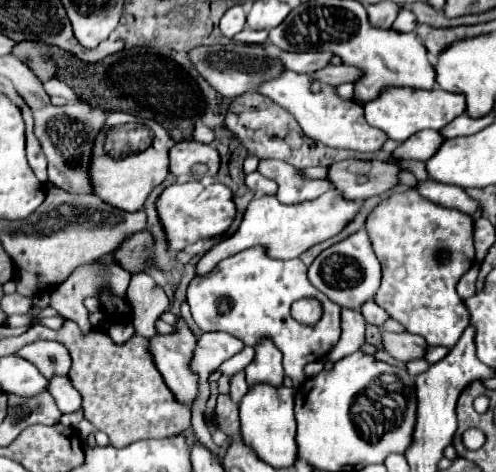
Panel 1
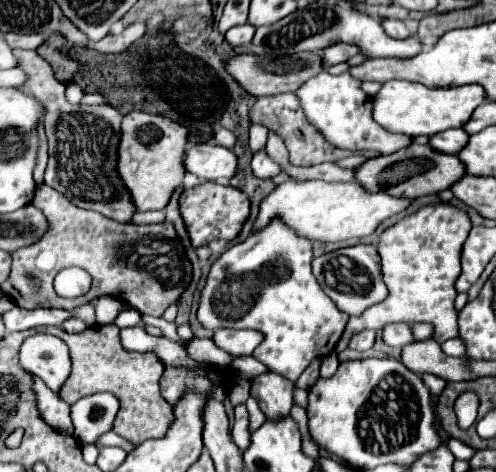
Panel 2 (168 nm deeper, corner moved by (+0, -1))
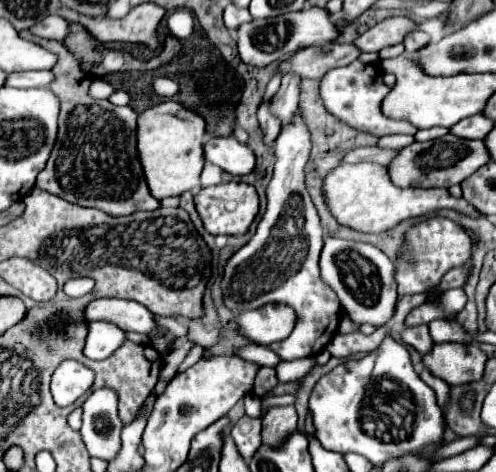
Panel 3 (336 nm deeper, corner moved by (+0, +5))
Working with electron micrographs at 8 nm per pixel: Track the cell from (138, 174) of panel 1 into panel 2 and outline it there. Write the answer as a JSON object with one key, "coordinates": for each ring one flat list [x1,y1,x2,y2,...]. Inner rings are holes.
{"coordinates":[[131,112,123,118,123,136,119,144,119,174,125,182,125,186,139,212,145,210,163,210,175,192,177,186,181,186,185,176,185,144,187,144,189,130,183,124,177,124,165,116,155,116,147,112],[153,126,157,128,157,136,145,144,139,138,141,128]]}

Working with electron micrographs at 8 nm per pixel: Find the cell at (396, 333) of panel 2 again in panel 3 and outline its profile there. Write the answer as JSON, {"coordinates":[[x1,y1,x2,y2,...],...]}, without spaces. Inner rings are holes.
{"coordinates":[[425,324,403,328,403,332,401,332,401,340,403,340,405,344,413,346,419,354,429,352,429,350,431,350,431,346,433,346,433,340,431,340,429,330,427,330,427,326,425,326]]}

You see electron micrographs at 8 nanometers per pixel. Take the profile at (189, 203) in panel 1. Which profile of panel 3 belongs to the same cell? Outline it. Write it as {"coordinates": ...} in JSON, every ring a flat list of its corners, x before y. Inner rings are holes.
{"coordinates":[[227,182,199,190,195,196,195,208,209,234,245,234,259,212,259,196,253,186,245,182]]}

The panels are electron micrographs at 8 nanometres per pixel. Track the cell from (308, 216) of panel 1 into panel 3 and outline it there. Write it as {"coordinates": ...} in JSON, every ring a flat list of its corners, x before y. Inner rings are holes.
{"coordinates":[[369,162,343,164,343,166,329,170,327,176,323,178,321,190,323,190,323,198,325,198,325,204,331,212,331,216,339,224,349,226,363,234,381,234,405,218,423,216,423,214,439,210,439,208,453,208,453,210,465,212,469,216,477,214,477,210,471,204,467,204,463,198,461,200,453,198,445,188,431,188,431,190,397,188,389,180,385,166,377,166,377,164,369,164]]}

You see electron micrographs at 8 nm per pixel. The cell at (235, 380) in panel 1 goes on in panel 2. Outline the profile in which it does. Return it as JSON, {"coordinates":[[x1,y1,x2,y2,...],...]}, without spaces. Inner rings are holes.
{"coordinates":[[245,406,235,408,235,424,233,424,231,434,233,434,233,442,245,452,245,448,249,448,249,436,251,436,249,414,247,414]]}

